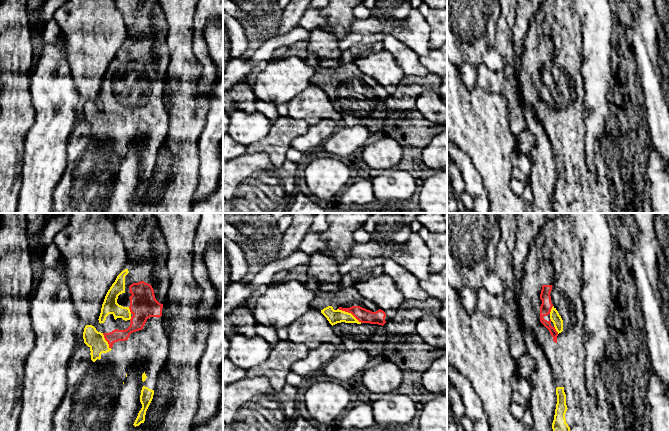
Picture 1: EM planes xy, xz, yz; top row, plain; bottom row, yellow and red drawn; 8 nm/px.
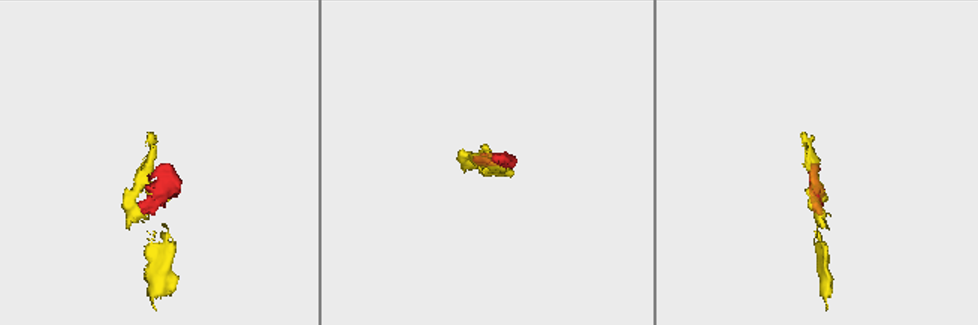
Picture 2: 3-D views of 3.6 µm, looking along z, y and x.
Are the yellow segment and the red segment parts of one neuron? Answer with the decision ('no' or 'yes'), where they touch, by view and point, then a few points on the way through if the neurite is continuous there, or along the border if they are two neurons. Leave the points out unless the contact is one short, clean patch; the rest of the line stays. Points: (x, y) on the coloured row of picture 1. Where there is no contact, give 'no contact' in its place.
yes; contact xz (350, 313)

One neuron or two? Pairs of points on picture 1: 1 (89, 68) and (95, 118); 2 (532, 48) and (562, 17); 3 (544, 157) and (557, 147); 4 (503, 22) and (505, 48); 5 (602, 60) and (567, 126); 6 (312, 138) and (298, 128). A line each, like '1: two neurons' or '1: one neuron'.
1: two neurons
2: one neuron
3: two neurons
4: one neuron
5: two neurons
6: two neurons

